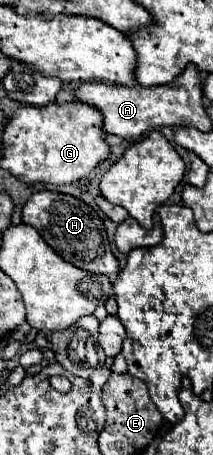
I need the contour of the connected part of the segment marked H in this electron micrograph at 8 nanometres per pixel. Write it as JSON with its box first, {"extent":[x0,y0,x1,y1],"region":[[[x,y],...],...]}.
{"extent":[21,191,119,281],"region":[[[39,191],[31,195],[31,199],[23,205],[21,217],[23,217],[23,223],[35,227],[39,235],[45,239],[45,243],[67,263],[79,269],[91,271],[91,273],[103,273],[111,281],[119,275],[119,263],[115,255],[111,253],[111,245],[107,239],[107,231],[103,227],[103,219],[83,201],[71,195]]]}

